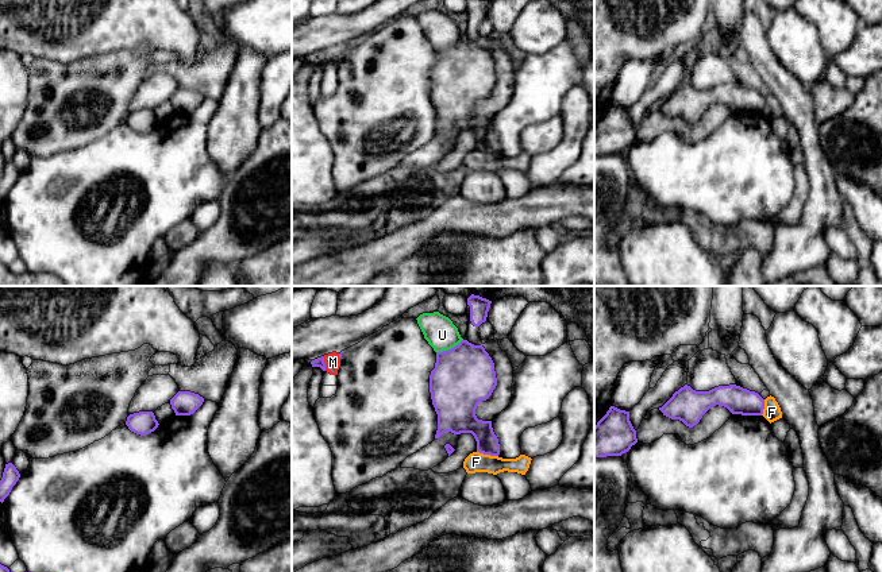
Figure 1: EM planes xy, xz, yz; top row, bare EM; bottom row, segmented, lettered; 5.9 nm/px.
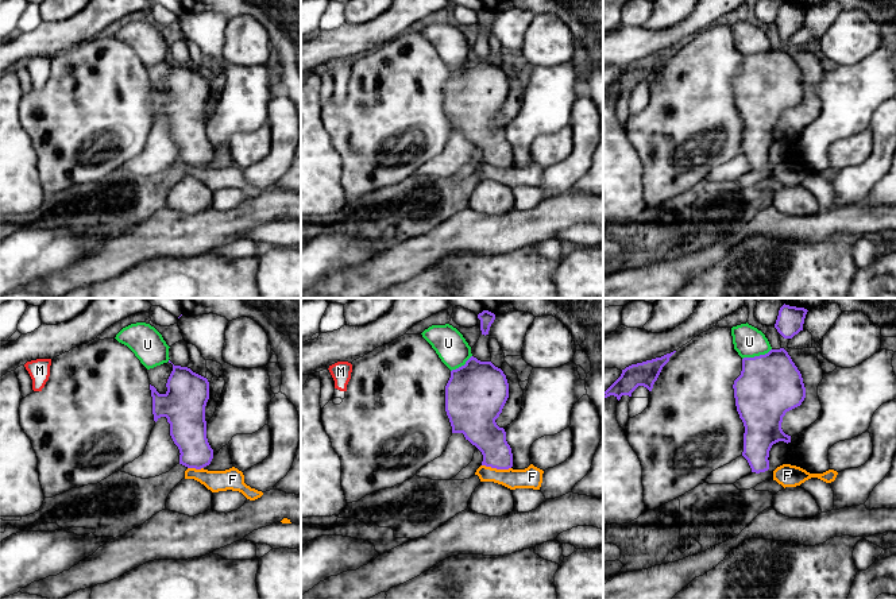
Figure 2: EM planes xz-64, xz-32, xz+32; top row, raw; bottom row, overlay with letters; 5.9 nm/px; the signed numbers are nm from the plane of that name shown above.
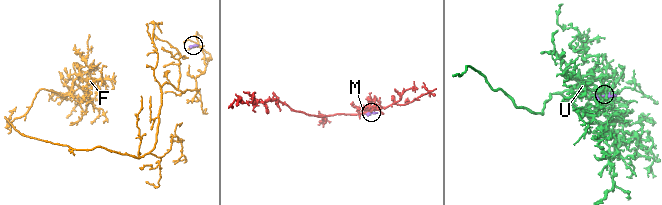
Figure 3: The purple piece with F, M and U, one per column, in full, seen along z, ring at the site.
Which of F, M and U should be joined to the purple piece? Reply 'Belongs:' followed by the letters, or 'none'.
Belongs: none

